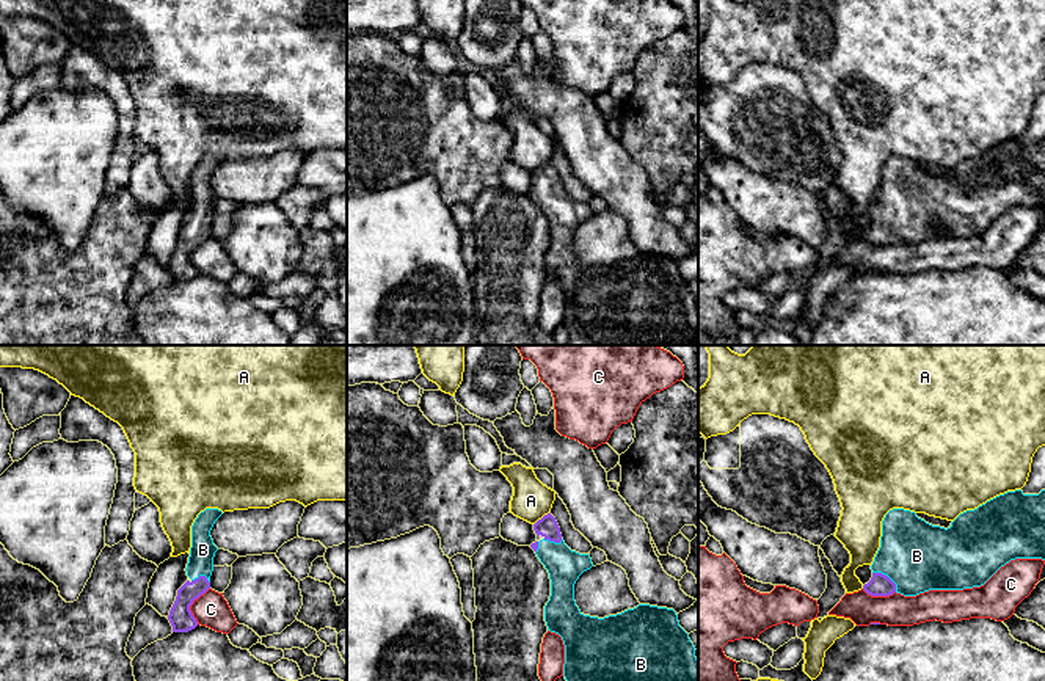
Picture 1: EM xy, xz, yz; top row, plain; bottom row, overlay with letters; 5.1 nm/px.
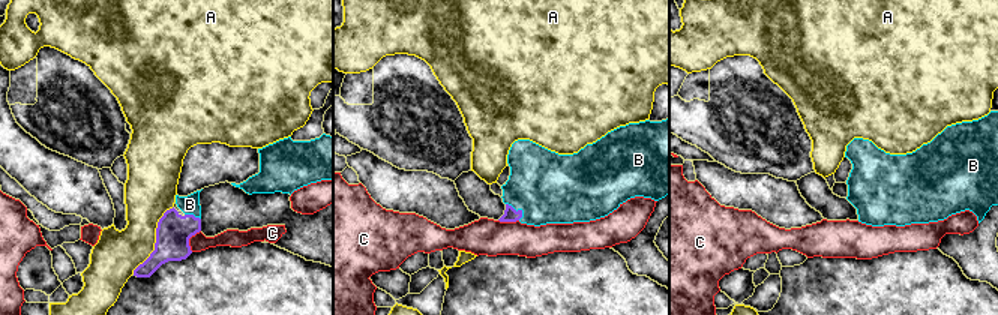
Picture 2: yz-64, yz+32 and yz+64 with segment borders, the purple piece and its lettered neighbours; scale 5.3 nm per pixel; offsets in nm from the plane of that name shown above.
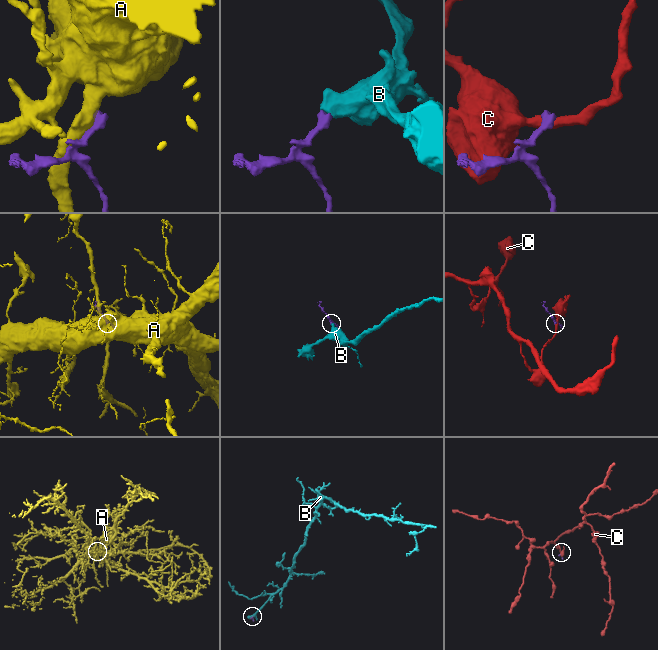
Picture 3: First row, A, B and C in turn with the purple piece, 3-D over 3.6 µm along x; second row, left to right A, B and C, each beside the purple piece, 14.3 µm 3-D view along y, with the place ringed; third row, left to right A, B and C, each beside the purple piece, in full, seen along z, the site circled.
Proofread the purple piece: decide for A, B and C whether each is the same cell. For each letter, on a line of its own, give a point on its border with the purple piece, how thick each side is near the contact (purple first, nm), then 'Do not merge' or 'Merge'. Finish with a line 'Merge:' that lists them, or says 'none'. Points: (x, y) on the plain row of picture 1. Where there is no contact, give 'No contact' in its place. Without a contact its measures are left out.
A: Touches purple at xz (542, 167). Thickness 110 nm (purple) against 200 nm. Do not merge
B: Touches purple at yz (887, 225). Thickness 110 nm (purple) against 360 nm. Merge
C: Touches purple at xy (192, 251). Thickness 120 nm (purple) against 180 nm. Do not merge
Merge: B

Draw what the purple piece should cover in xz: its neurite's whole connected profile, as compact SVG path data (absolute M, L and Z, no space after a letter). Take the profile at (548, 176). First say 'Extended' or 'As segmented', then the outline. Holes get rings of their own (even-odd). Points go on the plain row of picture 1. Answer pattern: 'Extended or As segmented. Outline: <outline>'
Extended. Outline: M548 162L533 173L543 187L530 193L549 221L551 245L544 254L548 279L562 286L565 293L563 325L568 331L566 345L690 345L698 336L698 308L689 282L679 275L673 257L639 253L617 264L604 267L584 264L574 249L574 232L579 224L593 215L588 202L571 199L560 182L555 166Z

